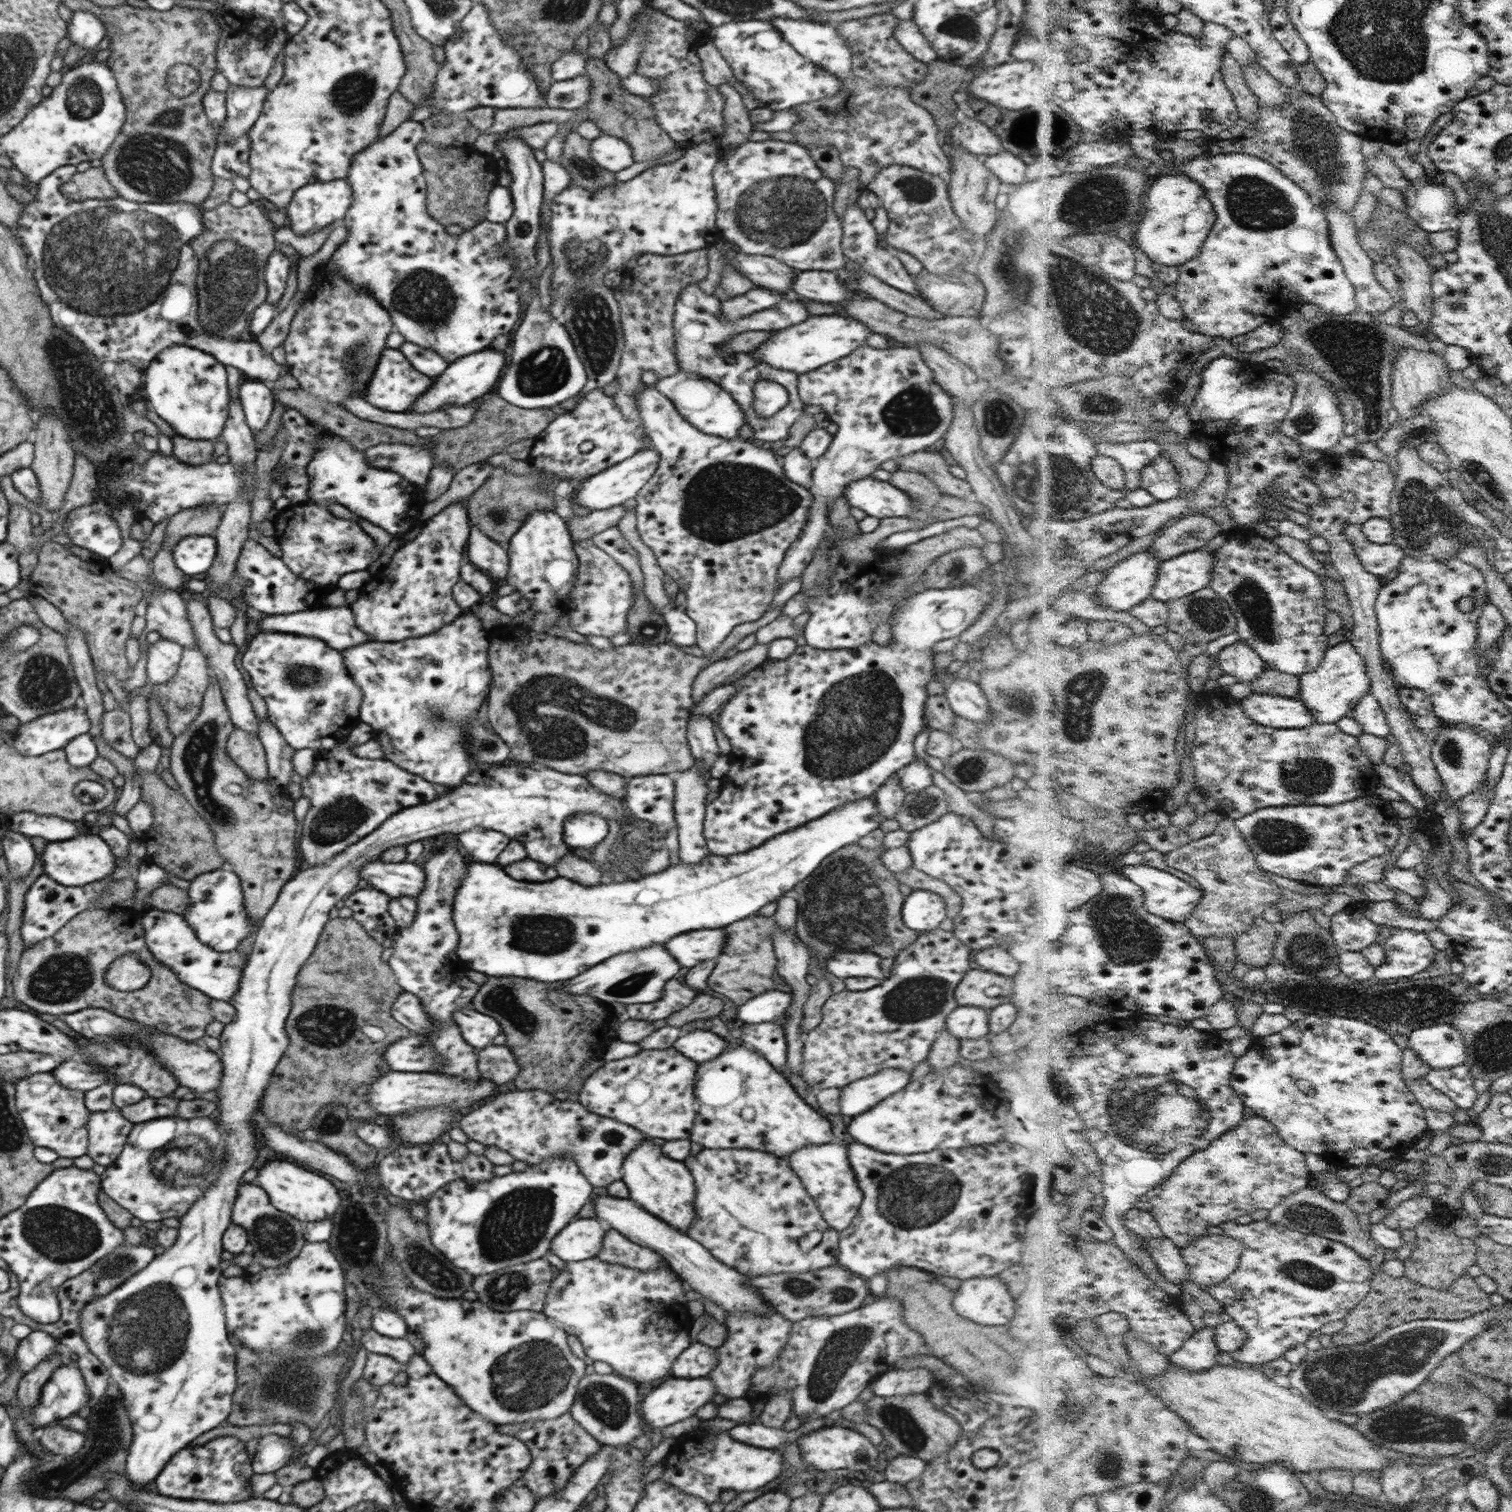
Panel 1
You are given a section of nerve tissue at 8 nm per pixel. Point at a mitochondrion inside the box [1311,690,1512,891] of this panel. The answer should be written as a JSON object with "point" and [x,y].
{"point":[1450,753]}

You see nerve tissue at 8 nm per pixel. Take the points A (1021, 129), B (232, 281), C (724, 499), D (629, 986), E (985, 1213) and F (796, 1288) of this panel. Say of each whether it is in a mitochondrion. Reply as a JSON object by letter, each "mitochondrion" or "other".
{"A":"mitochondrion","B":"mitochondrion","C":"mitochondrion","D":"mitochondrion","E":"other","F":"mitochondrion"}

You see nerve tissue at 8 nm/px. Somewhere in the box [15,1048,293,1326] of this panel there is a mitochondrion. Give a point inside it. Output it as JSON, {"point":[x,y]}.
{"point":[62,1235]}

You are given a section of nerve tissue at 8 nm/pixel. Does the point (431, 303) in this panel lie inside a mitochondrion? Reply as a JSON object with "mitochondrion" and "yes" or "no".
{"mitochondrion":"yes"}

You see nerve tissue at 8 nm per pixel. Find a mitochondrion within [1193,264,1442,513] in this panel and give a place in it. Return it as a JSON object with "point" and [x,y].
{"point":[1356,352]}

